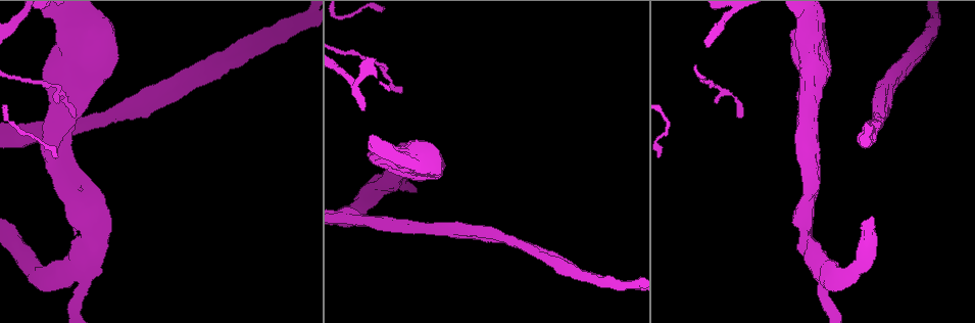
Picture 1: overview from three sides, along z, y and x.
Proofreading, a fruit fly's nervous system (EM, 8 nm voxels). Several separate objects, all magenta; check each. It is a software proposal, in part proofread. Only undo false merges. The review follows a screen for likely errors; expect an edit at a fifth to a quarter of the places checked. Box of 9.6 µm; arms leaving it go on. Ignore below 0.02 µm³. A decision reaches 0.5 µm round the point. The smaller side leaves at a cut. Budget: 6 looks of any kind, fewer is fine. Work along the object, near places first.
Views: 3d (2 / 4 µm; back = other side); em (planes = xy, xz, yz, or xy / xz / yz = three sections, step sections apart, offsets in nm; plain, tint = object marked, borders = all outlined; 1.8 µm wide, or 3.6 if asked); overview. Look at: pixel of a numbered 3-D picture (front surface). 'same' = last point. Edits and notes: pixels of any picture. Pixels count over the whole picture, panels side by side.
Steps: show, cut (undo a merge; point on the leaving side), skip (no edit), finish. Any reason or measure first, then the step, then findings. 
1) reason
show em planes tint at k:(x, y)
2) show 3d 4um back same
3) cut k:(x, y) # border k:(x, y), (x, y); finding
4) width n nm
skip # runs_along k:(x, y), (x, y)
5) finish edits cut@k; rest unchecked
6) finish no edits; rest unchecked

show 3d 4um at 1:(300, 22)

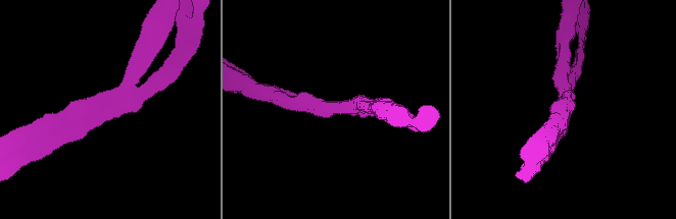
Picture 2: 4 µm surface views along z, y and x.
show em planes plain at 2:(335, 110)

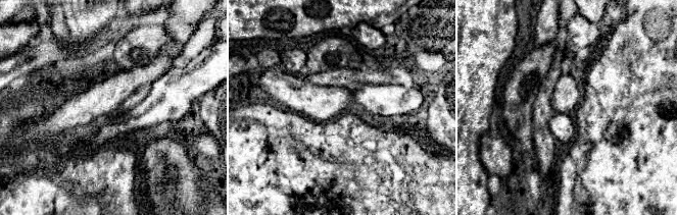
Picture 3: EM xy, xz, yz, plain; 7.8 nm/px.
show em planes tint same

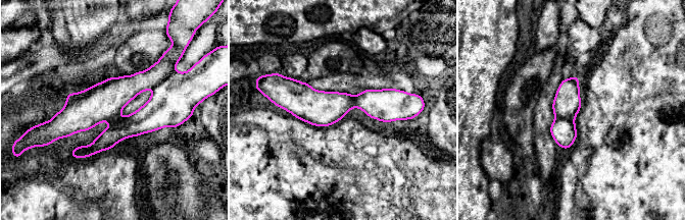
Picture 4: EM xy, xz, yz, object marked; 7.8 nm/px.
skip # one cell here

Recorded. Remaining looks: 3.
show 3d 4um at 1:(206, 66)

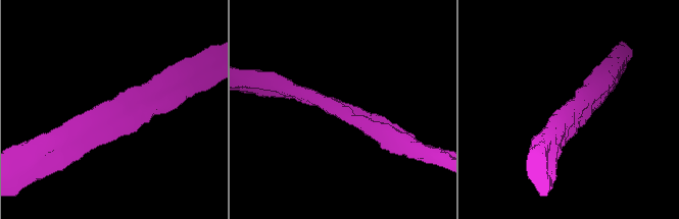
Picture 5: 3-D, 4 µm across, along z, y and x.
show em yz step 16 tint at 5:(569, 112)

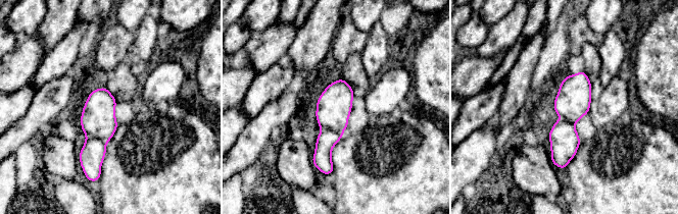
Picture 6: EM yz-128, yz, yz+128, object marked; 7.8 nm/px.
cut it another way
show em planes tint same

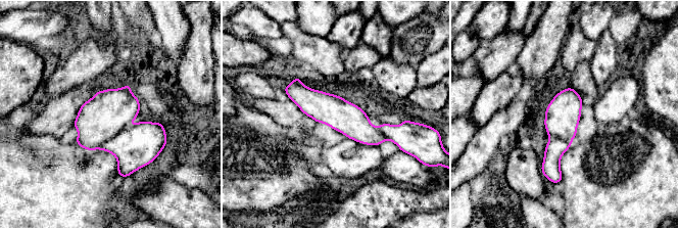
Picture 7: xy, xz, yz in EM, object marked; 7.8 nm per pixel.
skip # all the same cell

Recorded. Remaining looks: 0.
finish no edits; rest unchecked

